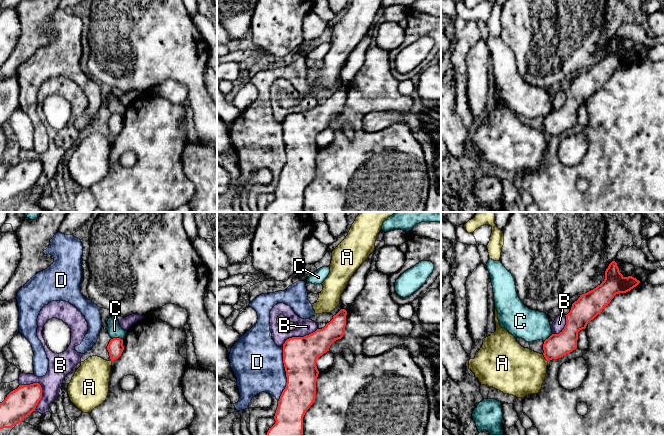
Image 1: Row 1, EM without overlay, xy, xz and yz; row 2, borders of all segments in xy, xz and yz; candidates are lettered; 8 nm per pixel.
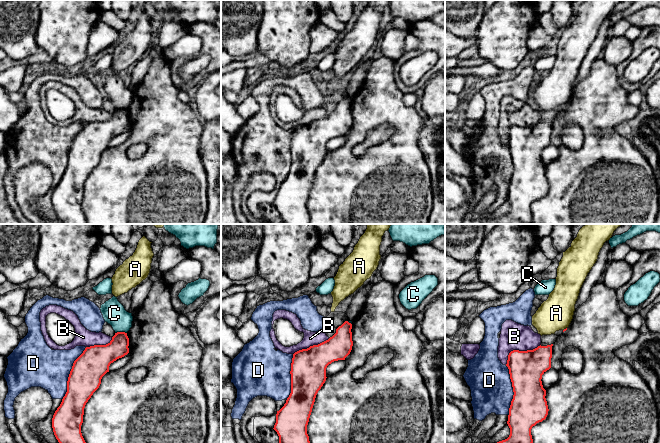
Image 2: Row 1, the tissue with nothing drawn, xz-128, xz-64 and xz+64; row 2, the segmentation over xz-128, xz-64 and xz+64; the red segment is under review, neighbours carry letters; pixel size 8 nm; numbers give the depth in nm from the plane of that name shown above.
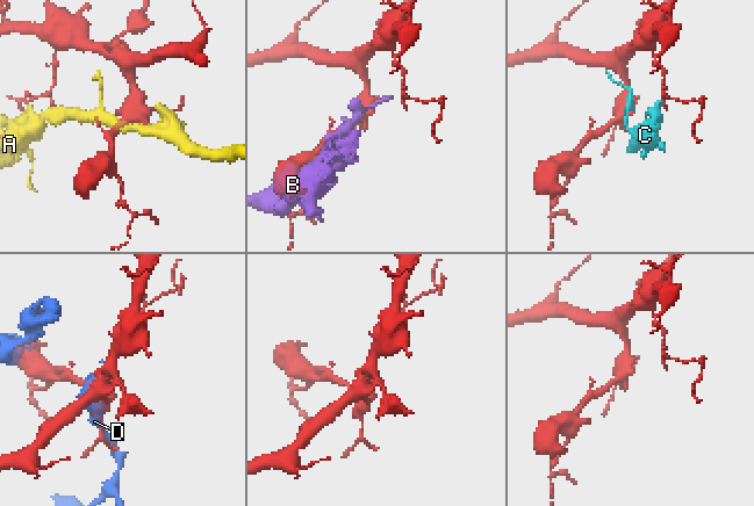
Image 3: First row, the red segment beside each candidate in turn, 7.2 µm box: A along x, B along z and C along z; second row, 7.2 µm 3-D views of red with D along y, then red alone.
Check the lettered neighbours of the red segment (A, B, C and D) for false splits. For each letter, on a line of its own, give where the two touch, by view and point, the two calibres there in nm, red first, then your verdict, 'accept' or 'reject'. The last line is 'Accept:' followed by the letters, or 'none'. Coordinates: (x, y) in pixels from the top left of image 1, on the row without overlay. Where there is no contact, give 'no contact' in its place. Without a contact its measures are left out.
A: meets red in yz at (545, 134); 190 nm thick on the red side, 400 nm on the other; reject
B: meets red in xy at (41, 173); 240 nm thick on the red side, 170 nm on the other; reject
C: meets red in xy at (117, 114); 130 nm thick on the red side, 110 nm on the other; reject
D: meets red in xz at (286, 150); 280 nm thick on the red side, 400 nm on the other; reject
Accept: none

